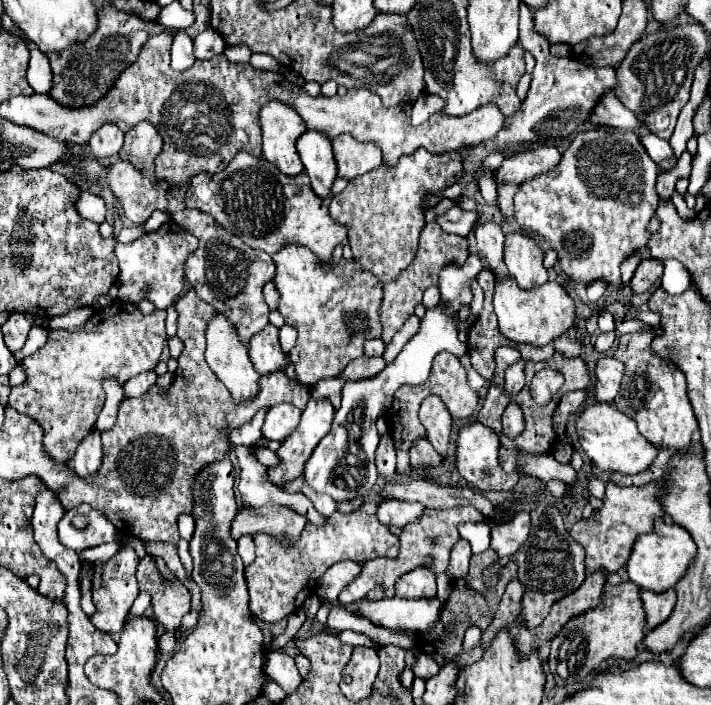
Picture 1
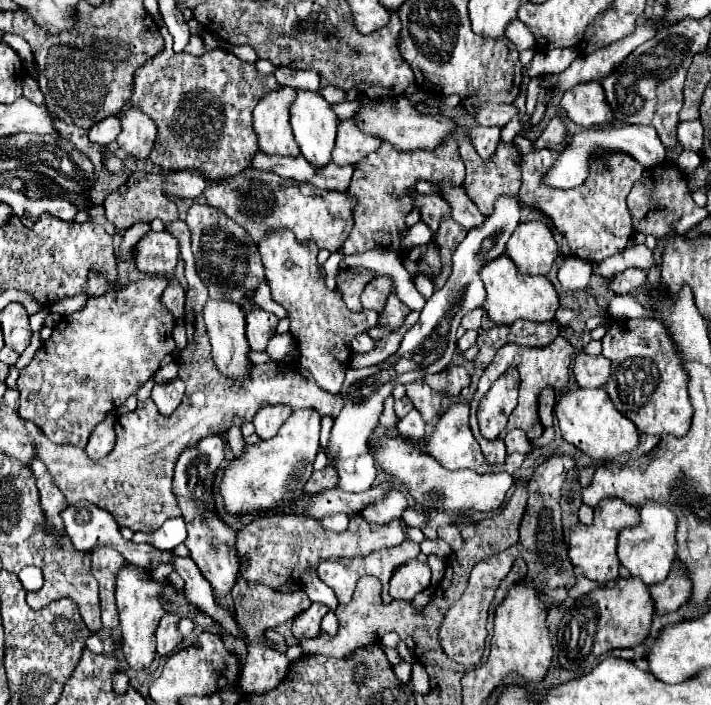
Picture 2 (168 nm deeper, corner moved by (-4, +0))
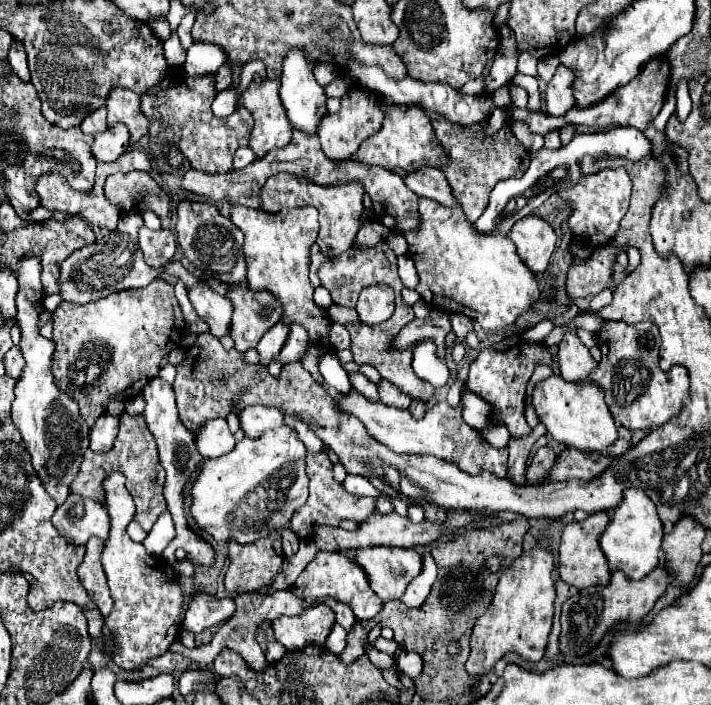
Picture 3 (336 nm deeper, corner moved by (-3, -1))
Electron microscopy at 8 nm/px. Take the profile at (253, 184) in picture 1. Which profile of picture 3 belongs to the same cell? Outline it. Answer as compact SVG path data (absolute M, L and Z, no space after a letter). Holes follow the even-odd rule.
M275 174L271 176L265 186L261 188L259 200L263 212L279 212L283 208L303 208L303 206L315 206L319 210L319 236L317 244L323 254L327 256L339 256L345 250L353 246L353 240L357 236L357 230L361 228L361 212L363 212L363 186L359 182L349 182L341 186L319 186L315 182L307 182L305 178L293 176L293 174Z

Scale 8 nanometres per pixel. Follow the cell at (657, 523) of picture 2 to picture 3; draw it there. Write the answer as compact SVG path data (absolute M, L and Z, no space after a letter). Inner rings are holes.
M627 488L627 492L623 494L623 502L613 510L611 522L607 530L601 534L601 548L611 568L625 572L633 580L643 580L643 576L647 576L659 566L661 542L663 542L663 524L657 516L655 504L639 488Z

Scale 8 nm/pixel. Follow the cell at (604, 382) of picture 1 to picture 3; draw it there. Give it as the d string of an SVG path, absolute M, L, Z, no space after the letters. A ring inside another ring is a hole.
M571 330L565 334L565 338L559 344L557 352L557 362L561 368L561 376L567 382L577 382L577 380L587 380L589 374L597 368L597 362L589 354L589 350L581 344L577 334Z

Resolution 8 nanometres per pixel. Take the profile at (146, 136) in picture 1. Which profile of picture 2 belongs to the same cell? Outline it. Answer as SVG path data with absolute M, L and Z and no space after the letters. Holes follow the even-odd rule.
M126 109L120 115L122 133L118 135L120 149L136 159L146 159L156 141L156 125L138 109Z

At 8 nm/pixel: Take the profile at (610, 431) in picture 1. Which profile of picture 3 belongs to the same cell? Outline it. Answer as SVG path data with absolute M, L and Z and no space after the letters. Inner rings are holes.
M551 376L535 386L533 392L533 406L539 414L539 420L545 424L547 432L561 444L589 450L589 452L603 452L611 444L615 444L617 424L603 400L603 390L591 380L579 382L565 382L561 376Z

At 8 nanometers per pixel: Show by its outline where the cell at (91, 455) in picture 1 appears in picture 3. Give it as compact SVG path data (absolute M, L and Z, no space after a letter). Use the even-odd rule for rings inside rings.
M103 414L97 418L95 426L91 428L91 444L89 448L93 452L109 452L113 448L113 440L117 436L117 428L119 428L119 418L111 416L111 414Z

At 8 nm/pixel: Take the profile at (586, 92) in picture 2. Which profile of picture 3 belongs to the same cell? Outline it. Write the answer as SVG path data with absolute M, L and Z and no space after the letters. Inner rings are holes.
M557 66L553 80L545 88L547 114L565 116L571 108L575 108L573 82L575 82L575 74L567 66Z

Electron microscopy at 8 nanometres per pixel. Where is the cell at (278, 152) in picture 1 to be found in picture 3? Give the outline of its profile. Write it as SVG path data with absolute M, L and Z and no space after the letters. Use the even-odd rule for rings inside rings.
M263 80L261 84L253 84L239 96L237 106L245 106L255 120L253 136L249 140L249 148L263 158L267 152L285 148L291 142L291 124L287 124L287 114L279 104L279 88L281 80Z

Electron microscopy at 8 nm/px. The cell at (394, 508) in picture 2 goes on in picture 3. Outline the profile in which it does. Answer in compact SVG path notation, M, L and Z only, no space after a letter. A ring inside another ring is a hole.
M325 452L317 454L317 456L307 456L307 476L309 476L309 498L303 504L303 508L297 508L293 518L291 518L291 526L299 536L309 536L309 532L315 532L317 526L321 524L329 524L329 526L339 526L339 520L347 518L353 520L357 524L365 522L373 512L375 512L375 498L369 496L351 496L349 492L345 492L341 482L333 480L333 462L329 460L329 456Z

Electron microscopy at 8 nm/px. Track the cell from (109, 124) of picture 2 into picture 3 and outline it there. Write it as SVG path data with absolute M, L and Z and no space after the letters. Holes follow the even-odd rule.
M99 108L95 110L93 114L89 114L83 124L81 124L81 130L95 136L95 134L101 134L107 130L107 110L105 108Z

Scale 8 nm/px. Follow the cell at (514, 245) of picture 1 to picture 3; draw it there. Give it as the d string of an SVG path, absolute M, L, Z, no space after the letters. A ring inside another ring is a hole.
M537 216L521 218L509 232L509 238L517 246L517 254L529 270L545 272L555 250L557 236L553 228Z

